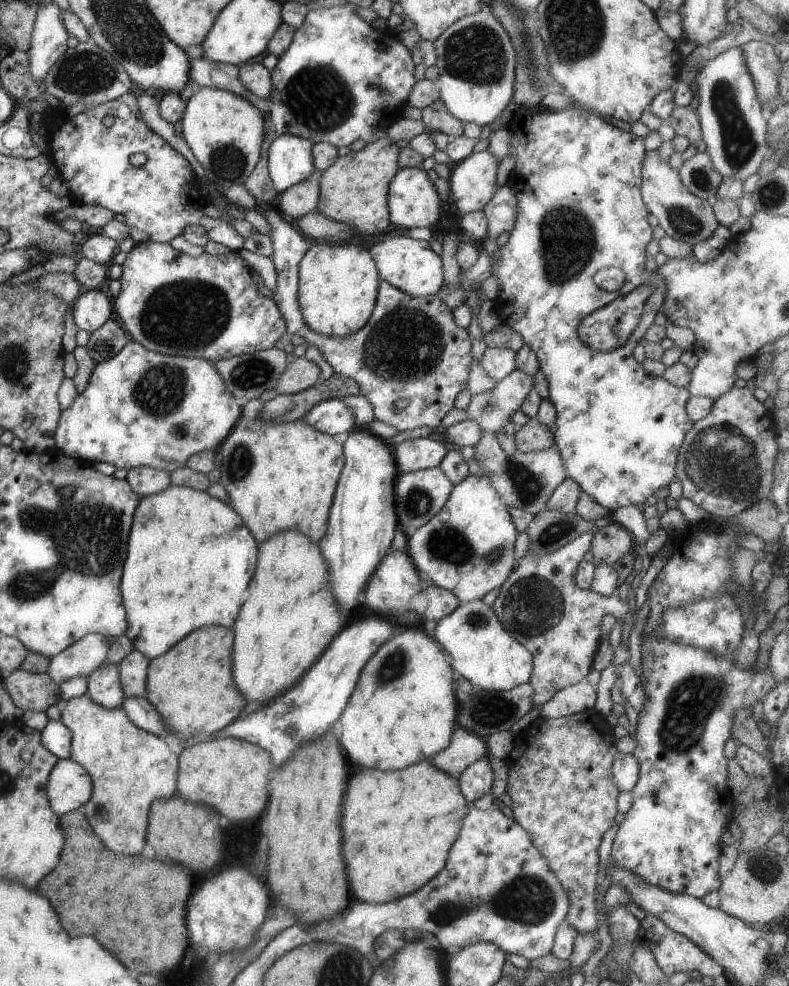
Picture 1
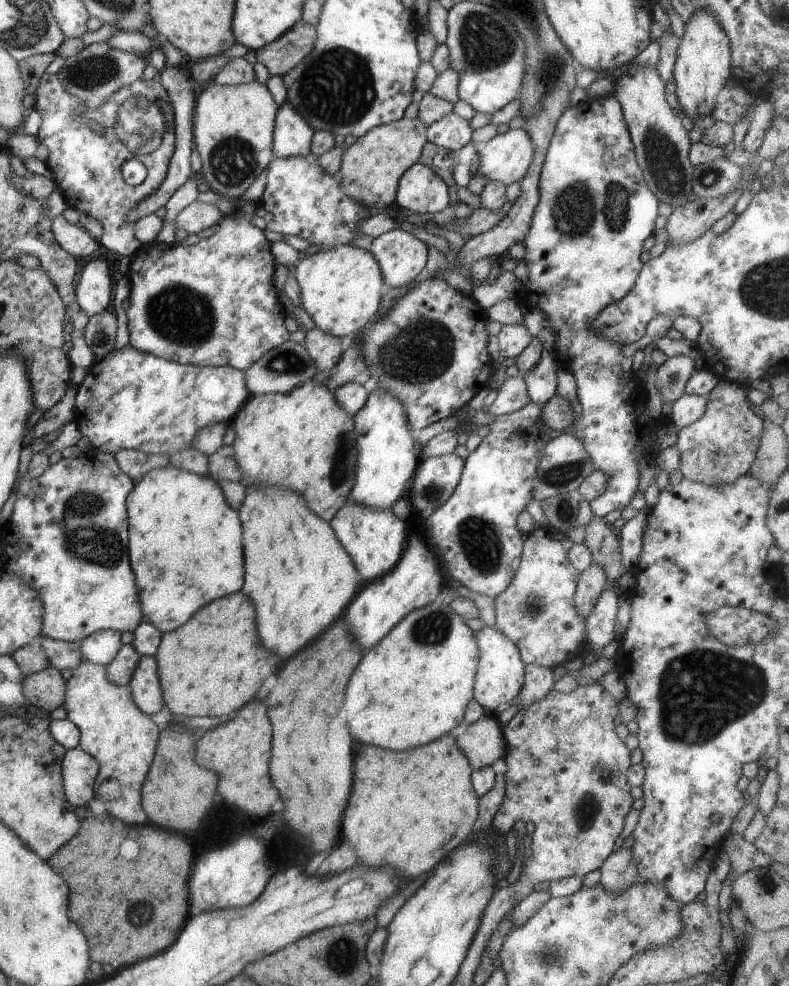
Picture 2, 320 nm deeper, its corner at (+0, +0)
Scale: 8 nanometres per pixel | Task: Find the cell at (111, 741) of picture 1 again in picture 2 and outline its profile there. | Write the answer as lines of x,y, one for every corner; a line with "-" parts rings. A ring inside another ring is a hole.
79,661
75,668
74,673
66,681
62,707
67,713
66,718
79,729
78,747
97,761
98,773
95,777
95,786
99,786
107,778
115,778
115,782
119,785
119,796
109,801
102,800
103,806
109,816
125,825
145,825
147,818
140,803
140,788
155,752
159,728
151,721
149,715
137,708
127,685
116,685
107,680
105,666

